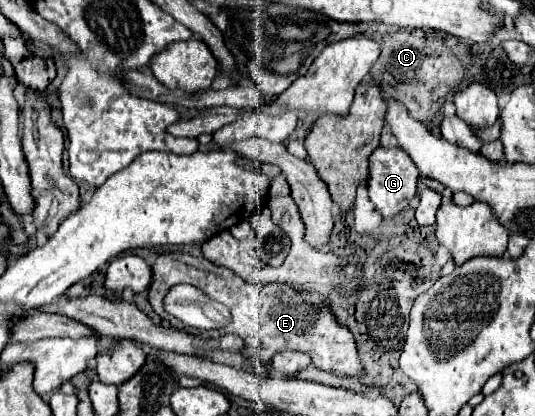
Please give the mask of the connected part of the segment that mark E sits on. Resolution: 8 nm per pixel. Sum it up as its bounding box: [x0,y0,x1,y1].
[148,252,364,376]

